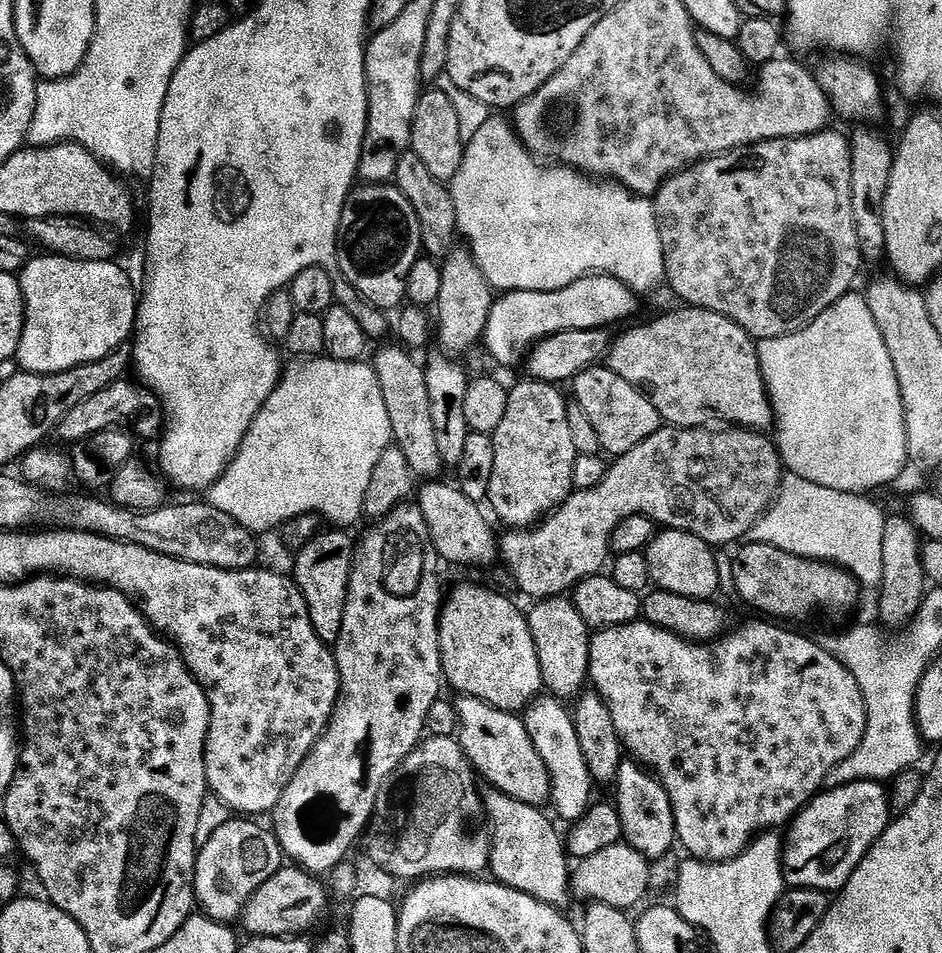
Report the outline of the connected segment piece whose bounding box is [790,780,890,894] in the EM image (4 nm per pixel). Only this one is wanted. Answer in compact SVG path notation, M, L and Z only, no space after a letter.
M875 780L829 787L813 796L804 811L791 821L790 831L798 840L822 840L822 874L830 882L830 894L839 893L846 886L874 842L888 829L888 792L884 788L887 787Z

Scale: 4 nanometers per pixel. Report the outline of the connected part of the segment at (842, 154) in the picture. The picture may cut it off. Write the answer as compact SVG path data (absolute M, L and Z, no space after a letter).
M833 130L815 132L812 136L797 136L783 140L763 140L760 144L752 144L748 148L736 148L725 152L723 156L712 156L693 164L687 172L676 175L676 184L668 188L668 200L676 204L676 236L680 236L680 244L676 244L676 268L680 268L680 276L688 280L688 284L696 284L696 292L704 296L704 308L711 312L730 318L738 326L748 331L748 335L757 341L769 340L785 336L791 332L802 330L818 314L822 314L834 302L853 291L856 275L860 272L860 247L862 241L856 233L856 220L852 216L852 146L849 137L839 136Z

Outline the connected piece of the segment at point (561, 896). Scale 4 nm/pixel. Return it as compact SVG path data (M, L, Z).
M489 787L487 791L483 793L482 800L484 804L489 804L488 816L492 819L489 865L490 872L496 875L493 877L506 887L524 892L543 904L561 906L566 903L569 857L566 855L565 841L560 841L555 826L543 816L540 808L518 802L494 787Z

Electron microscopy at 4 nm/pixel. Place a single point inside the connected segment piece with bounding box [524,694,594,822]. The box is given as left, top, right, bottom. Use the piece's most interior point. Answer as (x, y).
(551, 727)

